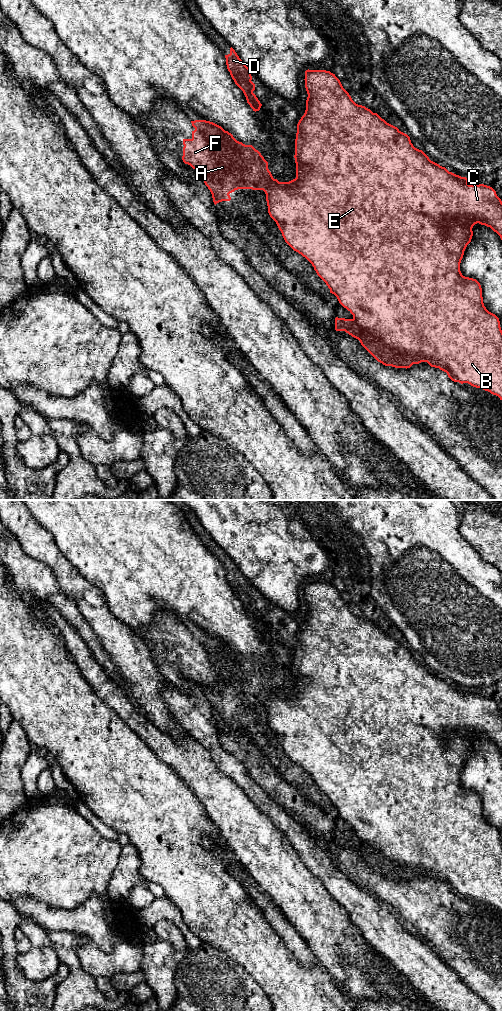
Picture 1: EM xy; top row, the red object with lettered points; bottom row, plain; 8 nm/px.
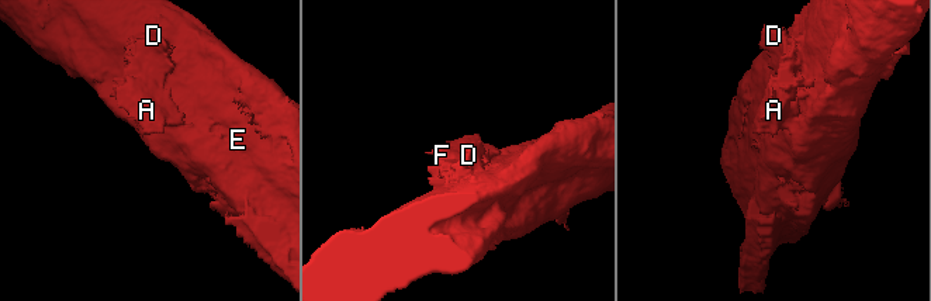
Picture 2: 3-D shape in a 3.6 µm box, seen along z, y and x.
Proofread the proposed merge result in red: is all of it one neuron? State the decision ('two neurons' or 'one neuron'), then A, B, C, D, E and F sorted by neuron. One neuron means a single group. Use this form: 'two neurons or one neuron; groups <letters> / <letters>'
two neurons; groups A B C D E / F

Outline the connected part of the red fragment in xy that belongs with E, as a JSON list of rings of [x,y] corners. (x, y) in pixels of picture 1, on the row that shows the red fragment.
[[[306,70],[305,88],[308,94],[306,110],[297,124],[295,139],[296,178],[289,182],[274,179],[268,169],[268,162],[252,145],[237,141],[231,133],[221,126],[206,120],[191,121],[195,128],[192,139],[208,142],[209,161],[213,163],[213,171],[208,178],[230,179],[231,185],[224,194],[229,195],[238,189],[260,187],[266,194],[268,213],[276,222],[285,242],[296,252],[305,257],[314,267],[317,275],[326,283],[330,293],[334,294],[339,303],[352,315],[352,319],[335,318],[335,330],[345,331],[358,339],[361,345],[380,363],[395,368],[410,368],[413,364],[427,362],[431,367],[439,368],[448,377],[461,384],[468,383],[473,387],[482,388],[502,400],[502,330],[499,318],[489,312],[483,303],[480,283],[473,278],[465,277],[460,271],[460,263],[467,245],[471,242],[475,224],[490,227],[502,240],[502,201],[496,191],[487,185],[469,185],[469,178],[449,172],[445,167],[431,161],[422,151],[413,146],[410,137],[397,127],[387,123],[377,113],[365,106],[356,104],[349,93],[343,88],[335,74],[326,70]]]

